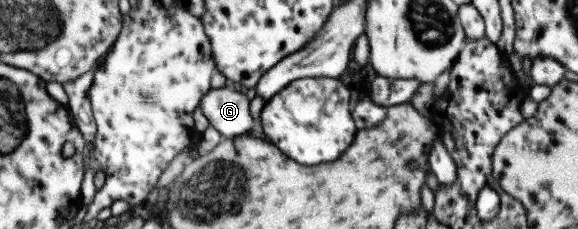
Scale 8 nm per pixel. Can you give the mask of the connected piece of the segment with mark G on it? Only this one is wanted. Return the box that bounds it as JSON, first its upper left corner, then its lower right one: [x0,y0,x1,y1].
[199,88,254,138]

